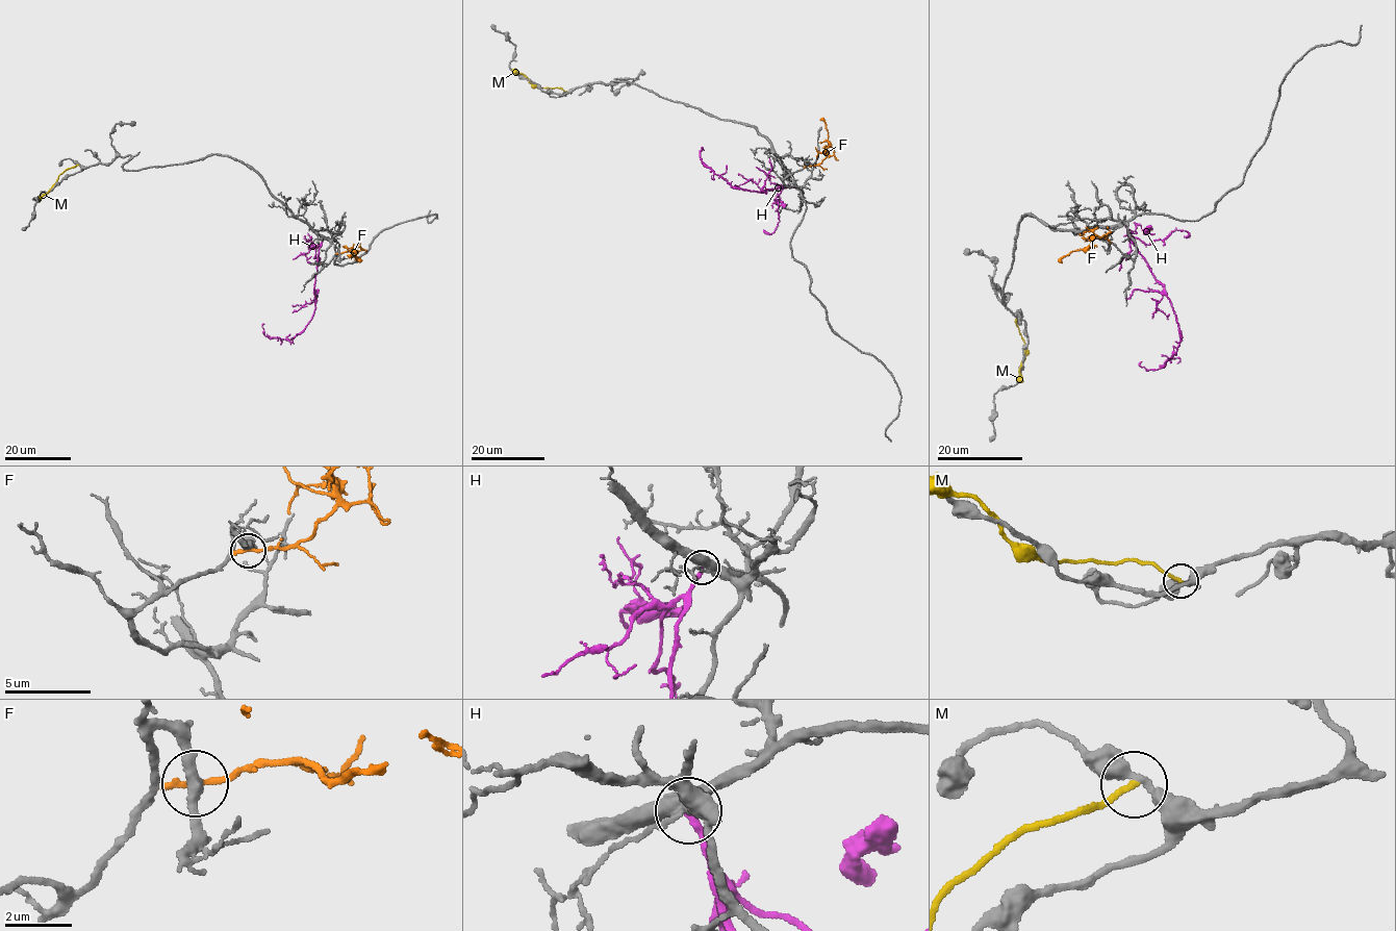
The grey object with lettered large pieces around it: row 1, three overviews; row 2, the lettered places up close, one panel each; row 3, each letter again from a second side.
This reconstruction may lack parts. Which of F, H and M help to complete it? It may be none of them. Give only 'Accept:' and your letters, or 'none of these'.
Accept: H

